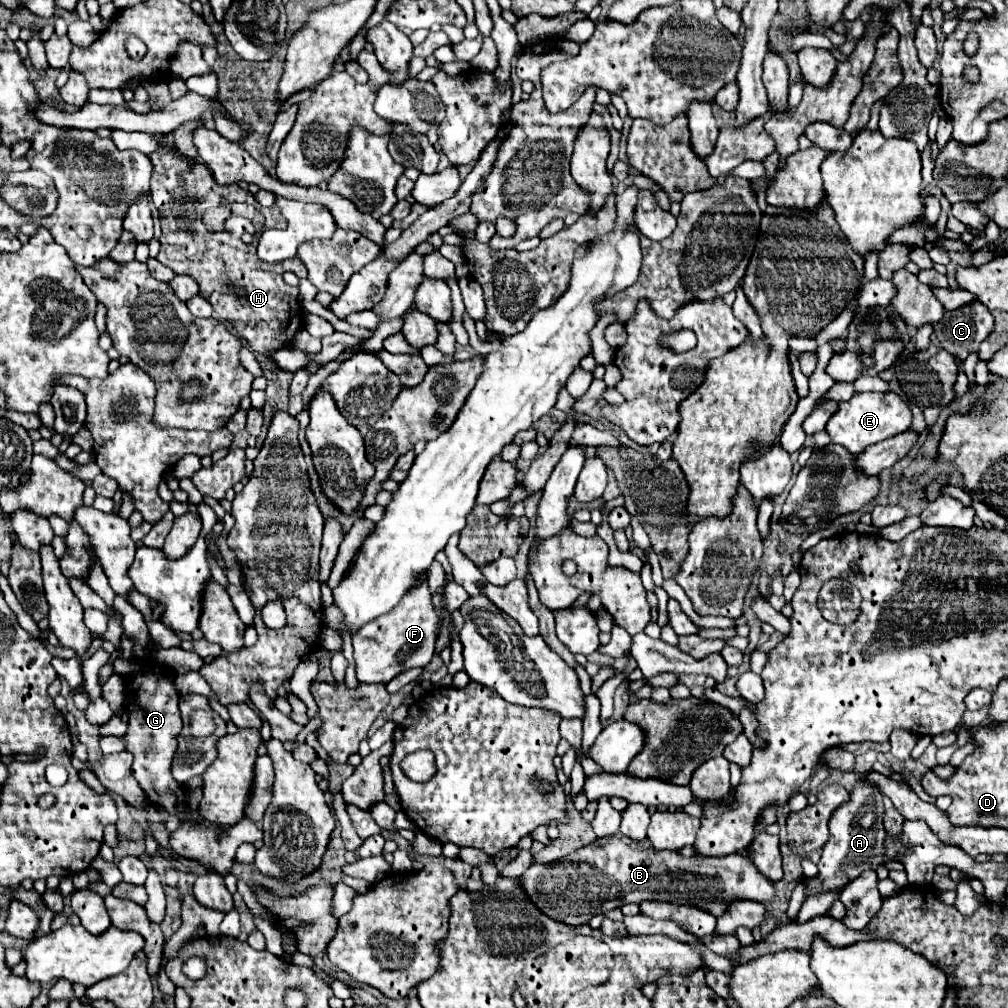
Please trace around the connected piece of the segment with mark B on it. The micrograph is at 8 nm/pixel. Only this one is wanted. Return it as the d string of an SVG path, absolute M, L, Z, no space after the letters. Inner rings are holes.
M617 832L612 836L597 838L595 842L551 862L531 864L519 878L527 898L549 918L567 926L587 924L595 914L605 912L607 904L619 908L629 902L675 902L705 908L713 916L725 912L729 898L747 898L769 902L775 896L775 886L765 880L753 862L743 854L729 856L691 856L685 858L677 852L655 850L649 840L633 844L627 836ZM703 878L703 886L701 886Z

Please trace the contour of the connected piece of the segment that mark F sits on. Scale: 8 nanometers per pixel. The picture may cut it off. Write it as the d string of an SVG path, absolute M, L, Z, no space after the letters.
M423 582L421 586L409 590L405 600L401 600L393 612L361 626L353 634L357 680L361 684L387 684L413 666L427 666L435 652L435 628L437 614L431 604L427 582Z

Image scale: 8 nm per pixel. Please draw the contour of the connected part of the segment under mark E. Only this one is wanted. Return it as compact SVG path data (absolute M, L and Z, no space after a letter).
M861 392L855 394L849 402L841 402L839 410L827 422L827 432L835 444L845 446L851 454L865 452L867 446L873 446L885 438L897 436L911 428L911 410L901 396L887 392Z

